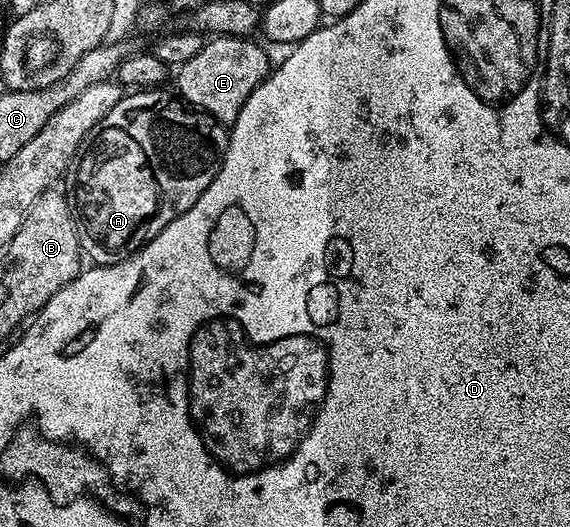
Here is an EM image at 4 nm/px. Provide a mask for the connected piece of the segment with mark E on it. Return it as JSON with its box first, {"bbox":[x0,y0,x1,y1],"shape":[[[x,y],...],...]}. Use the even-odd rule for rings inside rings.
{"bbox":[175,34,270,122],"shape":[[[233,34],[209,37],[203,48],[175,71],[175,89],[179,97],[189,106],[203,110],[220,122],[235,122],[250,92],[254,92],[254,88],[258,88],[258,84],[262,84],[262,80],[270,73],[267,52],[258,43],[251,42],[252,40],[248,36],[235,38]]]}

